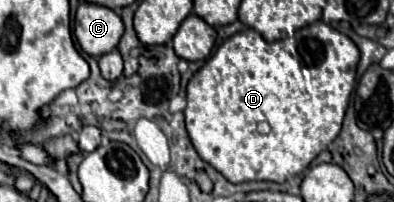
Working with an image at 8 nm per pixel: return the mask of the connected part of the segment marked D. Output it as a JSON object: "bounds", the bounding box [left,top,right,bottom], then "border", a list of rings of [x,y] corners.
{"bounds":[184,20,358,184],"border":[[[322,20],[302,28],[298,40],[288,37],[266,42],[252,28],[244,28],[230,36],[188,82],[188,104],[184,116],[188,136],[198,156],[232,184],[248,180],[286,182],[288,178],[302,174],[340,132],[350,94],[354,90],[356,64],[358,48],[354,42]]]}

